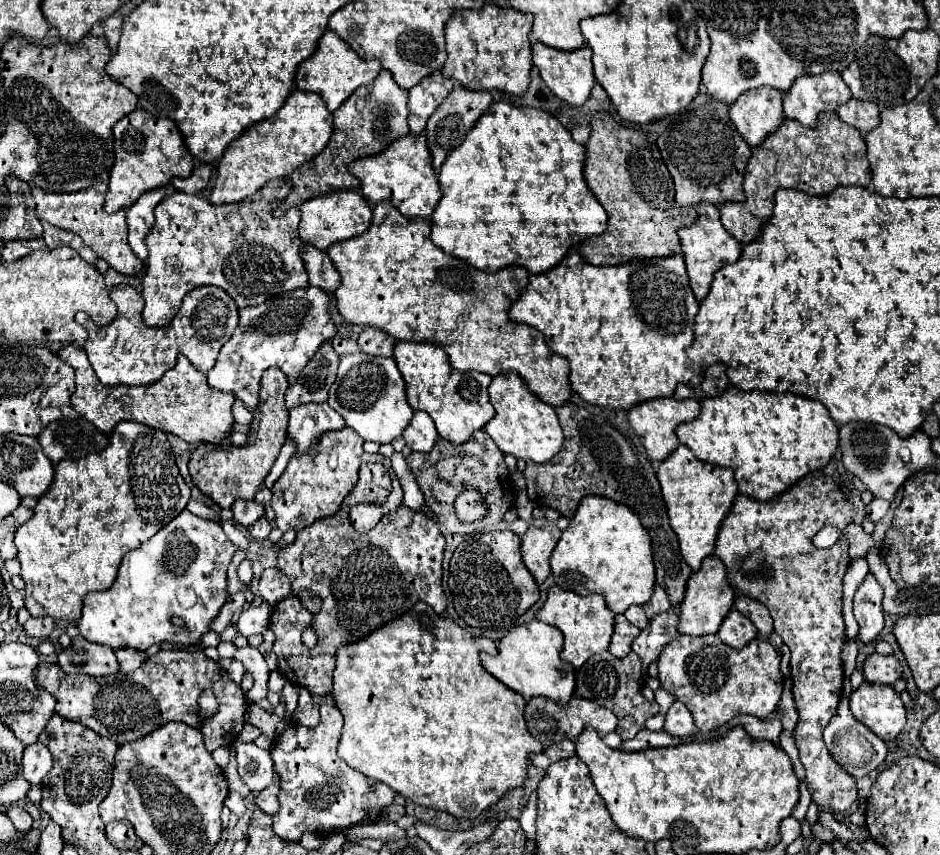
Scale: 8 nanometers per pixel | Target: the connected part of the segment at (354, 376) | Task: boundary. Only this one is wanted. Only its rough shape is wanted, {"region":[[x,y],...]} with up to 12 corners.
{"region":[[344,355],[328,405],[364,441],[408,427],[392,357]]}

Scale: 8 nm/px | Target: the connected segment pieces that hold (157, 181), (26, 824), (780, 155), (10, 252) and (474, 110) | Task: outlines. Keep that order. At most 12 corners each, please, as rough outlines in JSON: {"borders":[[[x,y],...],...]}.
{"borders":[[[142,109],[114,125],[116,163],[104,203],[194,169],[178,125]],[[12,805],[6,815],[18,831],[32,829],[32,817],[20,807]],[[836,113],[784,123],[750,155],[742,203],[720,205],[742,245],[774,193],[870,185],[862,133]],[[42,239],[8,241],[4,261],[16,261],[36,249],[46,249]],[[456,85],[428,119],[434,169],[492,101]]]}

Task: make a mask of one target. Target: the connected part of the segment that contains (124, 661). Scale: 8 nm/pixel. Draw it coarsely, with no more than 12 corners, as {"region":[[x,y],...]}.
{"region":[[134,649],[114,651],[124,673],[132,673],[146,661]]}

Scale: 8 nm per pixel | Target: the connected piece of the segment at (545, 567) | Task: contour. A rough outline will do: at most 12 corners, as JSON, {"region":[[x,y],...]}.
{"region":[[530,527],[522,535],[522,561],[542,583],[562,531]]}

